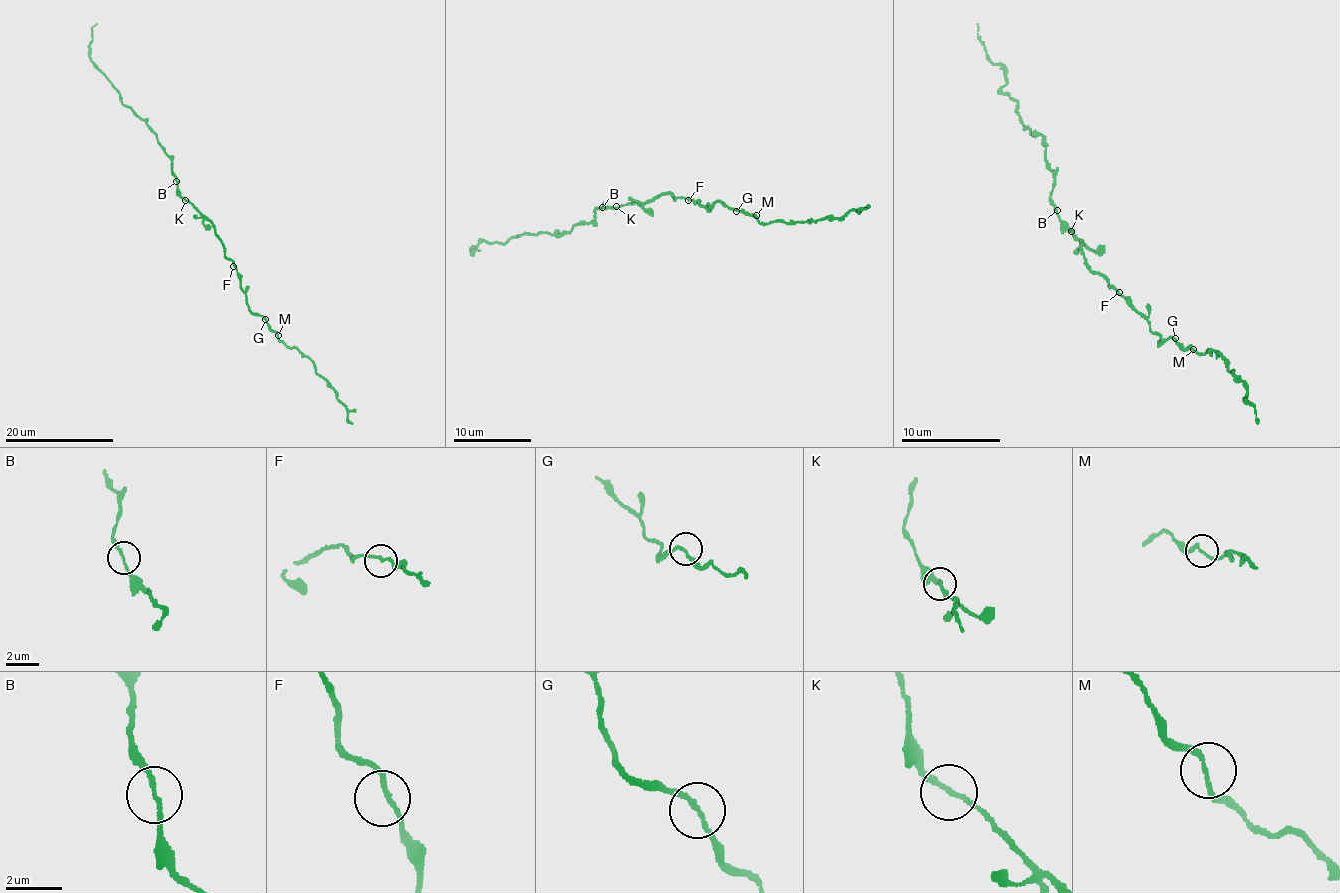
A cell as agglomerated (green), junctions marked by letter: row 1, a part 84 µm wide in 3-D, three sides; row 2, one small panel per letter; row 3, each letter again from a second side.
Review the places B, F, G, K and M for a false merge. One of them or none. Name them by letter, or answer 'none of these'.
none of these

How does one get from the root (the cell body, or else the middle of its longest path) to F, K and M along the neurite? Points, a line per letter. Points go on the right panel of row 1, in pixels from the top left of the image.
F: (1083, 250), (1086, 266), (1119, 292)
K: (1083, 250), (1071, 231)
M: (1083, 250), (1086, 266), (1149, 320), (1149, 328), (1159, 335), (1159, 344), (1167, 336), (1193, 349)

